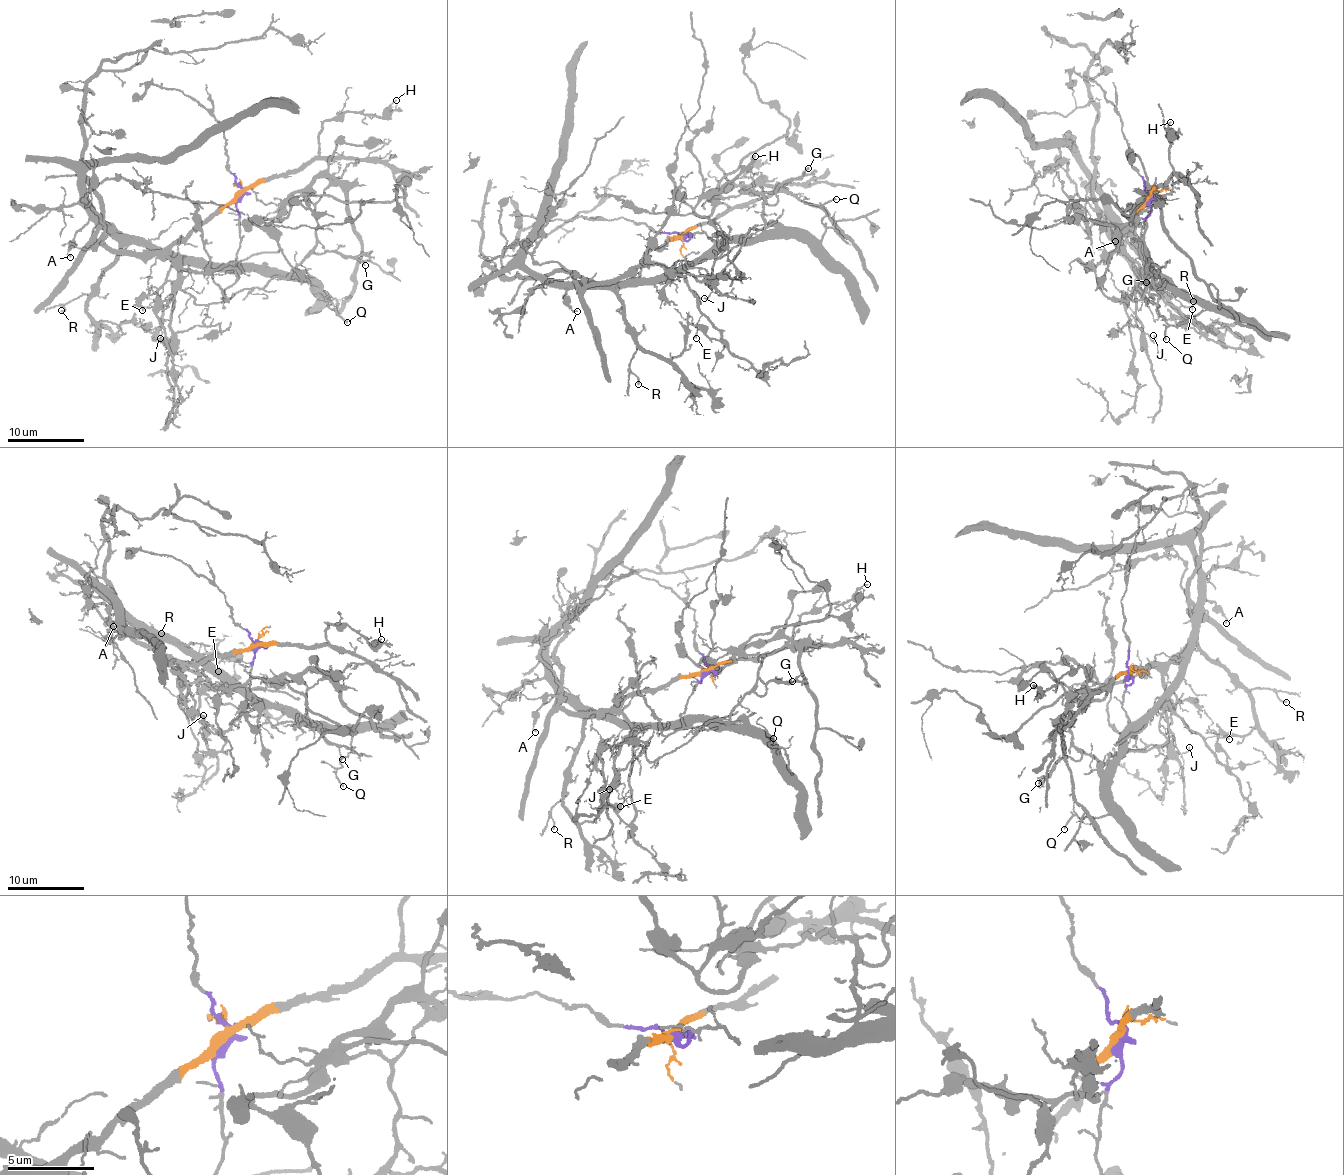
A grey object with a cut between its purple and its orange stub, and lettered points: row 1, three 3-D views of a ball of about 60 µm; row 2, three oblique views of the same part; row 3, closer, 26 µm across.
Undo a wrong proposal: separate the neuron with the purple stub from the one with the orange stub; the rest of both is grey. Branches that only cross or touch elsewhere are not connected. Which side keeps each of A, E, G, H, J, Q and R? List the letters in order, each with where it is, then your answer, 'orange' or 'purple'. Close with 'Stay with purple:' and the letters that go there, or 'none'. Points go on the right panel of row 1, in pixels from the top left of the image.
A: place (1115, 241); purple
E: place (1192, 309); orange
G: place (1146, 282); purple
H: place (1170, 122); orange
J: place (1153, 335); orange
Q: place (1166, 339); purple
R: place (1193, 301); purple
Stay with purple: A, G, Q, R

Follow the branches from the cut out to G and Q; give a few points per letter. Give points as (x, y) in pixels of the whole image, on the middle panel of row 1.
G: (683, 236), (745, 238), (762, 231), (764, 204), (808, 168)
Q: (683, 236), (688, 241), (691, 234), (701, 232), (714, 240), (820, 241), (822, 207), (837, 200)

